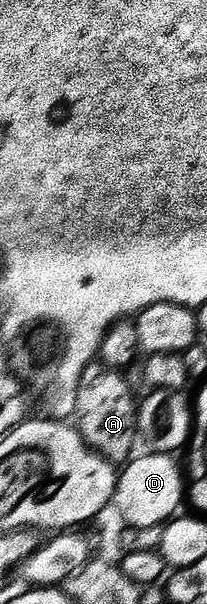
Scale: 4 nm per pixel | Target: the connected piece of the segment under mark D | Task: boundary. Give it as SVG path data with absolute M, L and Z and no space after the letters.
M170 454L149 455L135 455L121 469L118 491L114 494L113 503L116 508L118 504L119 514L131 528L156 528L165 525L179 511L177 508L184 504L184 472L183 469L182 472L178 469L178 464L174 461L177 459Z

